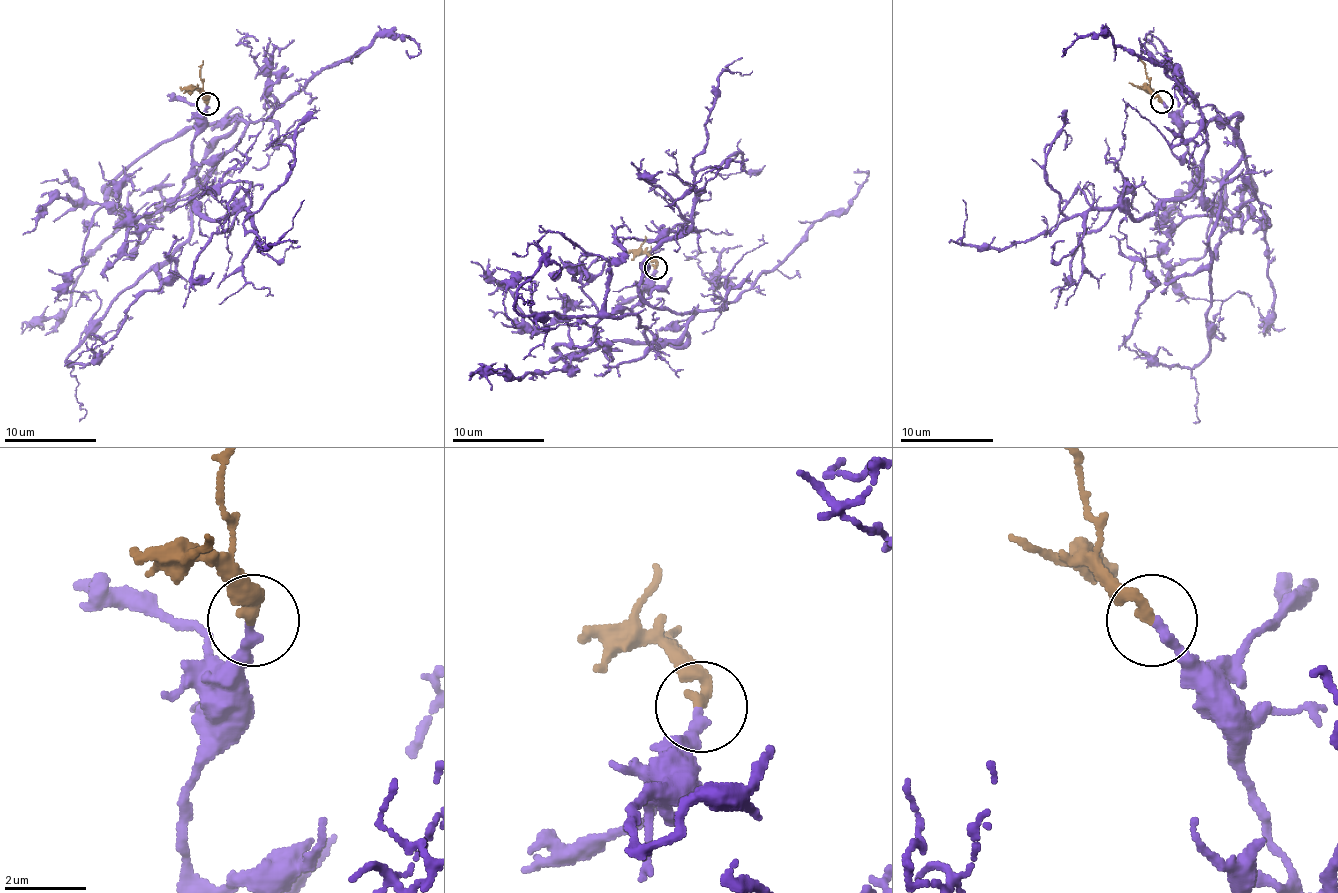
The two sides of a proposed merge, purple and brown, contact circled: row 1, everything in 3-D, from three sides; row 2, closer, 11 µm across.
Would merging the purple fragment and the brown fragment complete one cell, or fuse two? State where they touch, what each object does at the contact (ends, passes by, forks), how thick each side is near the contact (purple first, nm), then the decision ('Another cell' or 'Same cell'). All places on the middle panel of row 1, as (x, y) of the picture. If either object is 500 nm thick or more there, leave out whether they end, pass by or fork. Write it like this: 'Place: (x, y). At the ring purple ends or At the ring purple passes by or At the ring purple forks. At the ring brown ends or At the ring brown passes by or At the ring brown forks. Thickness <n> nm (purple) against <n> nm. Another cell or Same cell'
Place: (655, 268). At the ring purple ends. At the ring brown ends. Thickness 280 nm (purple) against 320 nm. Same cell

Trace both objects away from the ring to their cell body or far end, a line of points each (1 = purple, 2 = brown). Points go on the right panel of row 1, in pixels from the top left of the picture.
1: (1163, 101), (1240, 232), (1235, 117), (1140, 218), (977, 248), (963, 199)
2: (1161, 101), (1149, 87), (1144, 64), (1140, 59)

